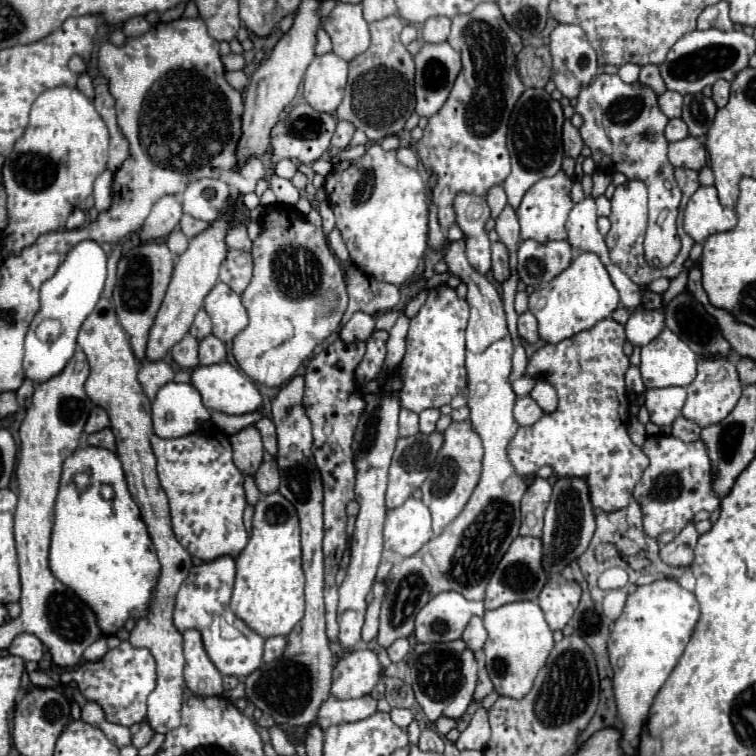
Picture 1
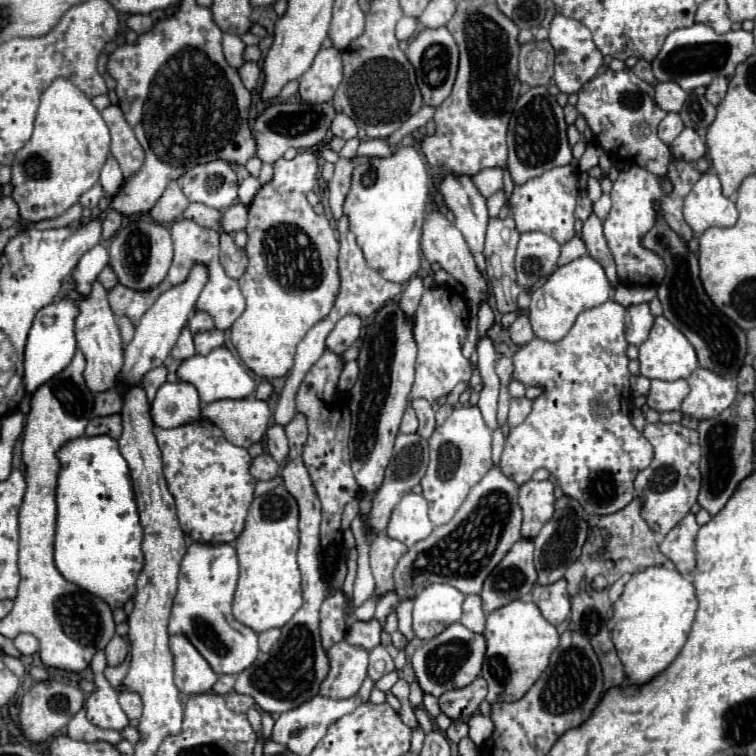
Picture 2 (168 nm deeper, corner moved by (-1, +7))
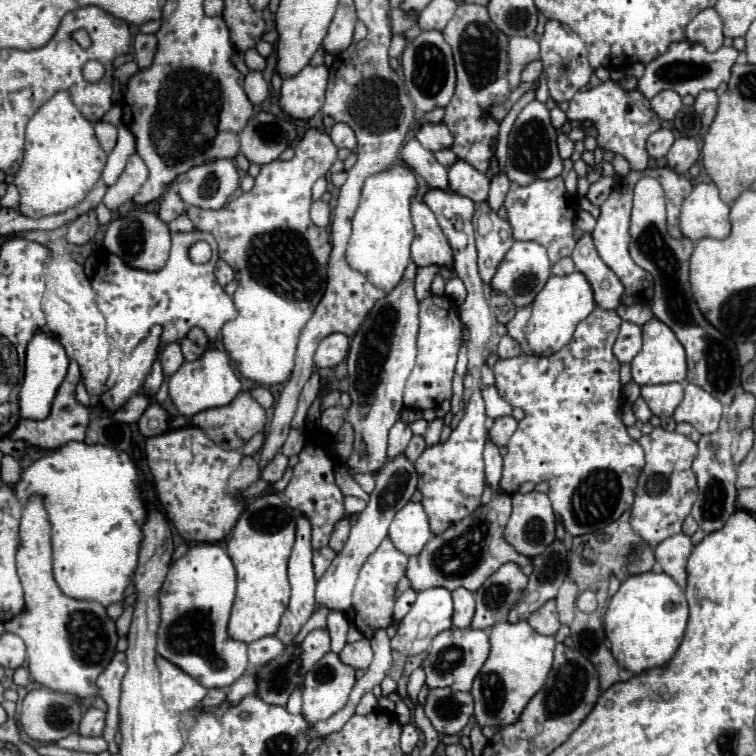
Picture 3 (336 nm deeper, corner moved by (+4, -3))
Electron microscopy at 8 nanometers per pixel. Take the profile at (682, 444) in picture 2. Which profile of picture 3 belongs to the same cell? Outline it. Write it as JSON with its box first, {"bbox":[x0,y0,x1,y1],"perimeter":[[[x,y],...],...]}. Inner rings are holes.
{"bbox":[631,428,697,546],"perimeter":[[[655,428],[651,434],[641,436],[639,444],[645,450],[647,464],[635,488],[631,526],[645,542],[657,546],[665,538],[681,532],[681,524],[695,502],[697,480],[691,470],[691,464],[697,456],[697,444],[679,432],[667,432],[663,428]]]}

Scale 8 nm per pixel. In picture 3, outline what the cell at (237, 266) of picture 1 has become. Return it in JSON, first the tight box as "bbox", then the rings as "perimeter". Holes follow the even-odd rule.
{"bbox":[215,262,233,286],"perimeter":[[[217,262],[217,266],[215,266],[215,276],[217,276],[217,282],[219,282],[221,286],[227,286],[227,284],[233,280],[233,270],[231,270],[229,264]]]}

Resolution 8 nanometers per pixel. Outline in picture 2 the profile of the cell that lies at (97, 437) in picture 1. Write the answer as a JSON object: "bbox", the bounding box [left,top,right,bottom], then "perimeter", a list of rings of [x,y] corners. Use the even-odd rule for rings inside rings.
{"bbox":[86,414,122,438],"perimeter":[[[112,414],[112,416],[96,416],[90,420],[88,428],[86,428],[88,436],[100,436],[106,434],[110,438],[120,438],[122,434],[122,418],[120,414]]]}

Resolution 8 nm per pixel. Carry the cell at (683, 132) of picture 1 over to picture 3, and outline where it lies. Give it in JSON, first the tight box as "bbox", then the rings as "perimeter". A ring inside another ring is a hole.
{"bbox":[647,128,675,158],"perimeter":[[[661,128],[661,130],[653,132],[649,136],[649,140],[647,140],[647,152],[649,152],[649,156],[651,158],[665,156],[669,152],[673,140],[675,140],[675,136],[673,136],[673,132],[669,128]]]}

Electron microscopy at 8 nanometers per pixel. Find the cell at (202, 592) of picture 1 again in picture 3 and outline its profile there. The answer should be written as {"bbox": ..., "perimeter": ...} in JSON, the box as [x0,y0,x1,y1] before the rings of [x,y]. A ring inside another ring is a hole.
{"bbox":[157,544,247,688],"perimeter":[[[195,544],[173,562],[159,602],[161,626],[157,652],[199,680],[205,688],[227,688],[247,670],[247,644],[227,634],[229,612],[235,598],[235,568],[219,544]]]}

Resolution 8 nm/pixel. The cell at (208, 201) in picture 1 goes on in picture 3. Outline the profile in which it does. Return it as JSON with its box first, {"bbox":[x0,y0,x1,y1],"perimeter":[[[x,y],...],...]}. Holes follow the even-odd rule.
{"bbox":[177,160,239,210],"perimeter":[[[213,160],[191,168],[177,178],[177,192],[189,206],[219,210],[239,188],[235,160]]]}

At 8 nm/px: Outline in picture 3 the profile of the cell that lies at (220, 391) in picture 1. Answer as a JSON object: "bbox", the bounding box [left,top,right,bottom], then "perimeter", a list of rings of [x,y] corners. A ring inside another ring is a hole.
{"bbox":[169,346,241,416],"perimeter":[[[213,346],[199,360],[183,362],[183,366],[169,378],[171,402],[177,408],[177,412],[183,416],[195,416],[195,412],[203,412],[207,408],[231,404],[231,400],[235,400],[239,392],[241,392],[241,382],[235,376],[227,352],[221,352]]]}

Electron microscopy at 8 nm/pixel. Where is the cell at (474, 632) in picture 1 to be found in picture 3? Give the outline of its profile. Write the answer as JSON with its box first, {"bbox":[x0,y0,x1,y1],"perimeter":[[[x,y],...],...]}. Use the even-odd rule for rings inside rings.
{"bbox":[453,588,475,628],"perimeter":[[[457,588],[453,592],[453,604],[455,604],[453,626],[455,628],[469,628],[471,620],[475,616],[475,598],[473,598],[473,594],[465,588]]]}

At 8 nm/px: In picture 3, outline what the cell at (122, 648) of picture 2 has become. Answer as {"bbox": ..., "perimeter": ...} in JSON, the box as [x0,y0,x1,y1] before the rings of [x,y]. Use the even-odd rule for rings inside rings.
{"bbox":[97,652,127,754],"perimeter":[[[115,652],[115,656],[109,660],[109,664],[105,666],[105,670],[99,674],[97,678],[97,688],[99,688],[99,696],[105,700],[107,704],[107,726],[103,732],[103,738],[109,744],[109,752],[117,754],[119,746],[115,742],[115,732],[119,730],[119,686],[121,686],[121,678],[127,670],[127,662],[125,662],[125,654],[123,652]]]}

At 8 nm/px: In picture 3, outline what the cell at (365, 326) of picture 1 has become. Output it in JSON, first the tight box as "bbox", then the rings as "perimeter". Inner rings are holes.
{"bbox":[315,332,349,368],"perimeter":[[[335,332],[319,342],[319,348],[315,352],[315,364],[317,368],[333,368],[347,358],[347,352],[349,352],[349,338]]]}

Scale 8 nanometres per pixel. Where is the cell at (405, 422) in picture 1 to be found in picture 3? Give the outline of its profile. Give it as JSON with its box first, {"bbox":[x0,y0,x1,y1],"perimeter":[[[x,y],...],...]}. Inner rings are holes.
{"bbox":[387,420,413,458],"perimeter":[[[397,420],[395,426],[389,432],[389,450],[387,450],[387,456],[393,458],[393,456],[405,452],[411,436],[413,436],[413,432],[411,432],[409,424],[403,422],[403,420]]]}

